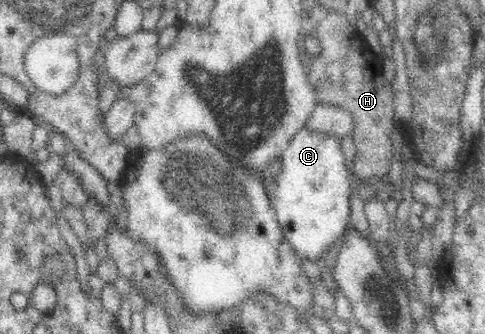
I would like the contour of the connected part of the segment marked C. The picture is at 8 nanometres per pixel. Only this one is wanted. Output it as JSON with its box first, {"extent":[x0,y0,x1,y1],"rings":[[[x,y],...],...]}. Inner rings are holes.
{"extent":[272,127,351,265],"rings":[[[302,127],[293,136],[287,150],[279,156],[282,166],[277,174],[275,192],[272,197],[272,207],[276,214],[277,225],[291,247],[293,255],[301,262],[311,262],[318,265],[323,256],[331,250],[346,232],[350,222],[351,198],[350,164],[345,160],[348,153],[341,150],[340,138],[331,134],[311,134]]]}

